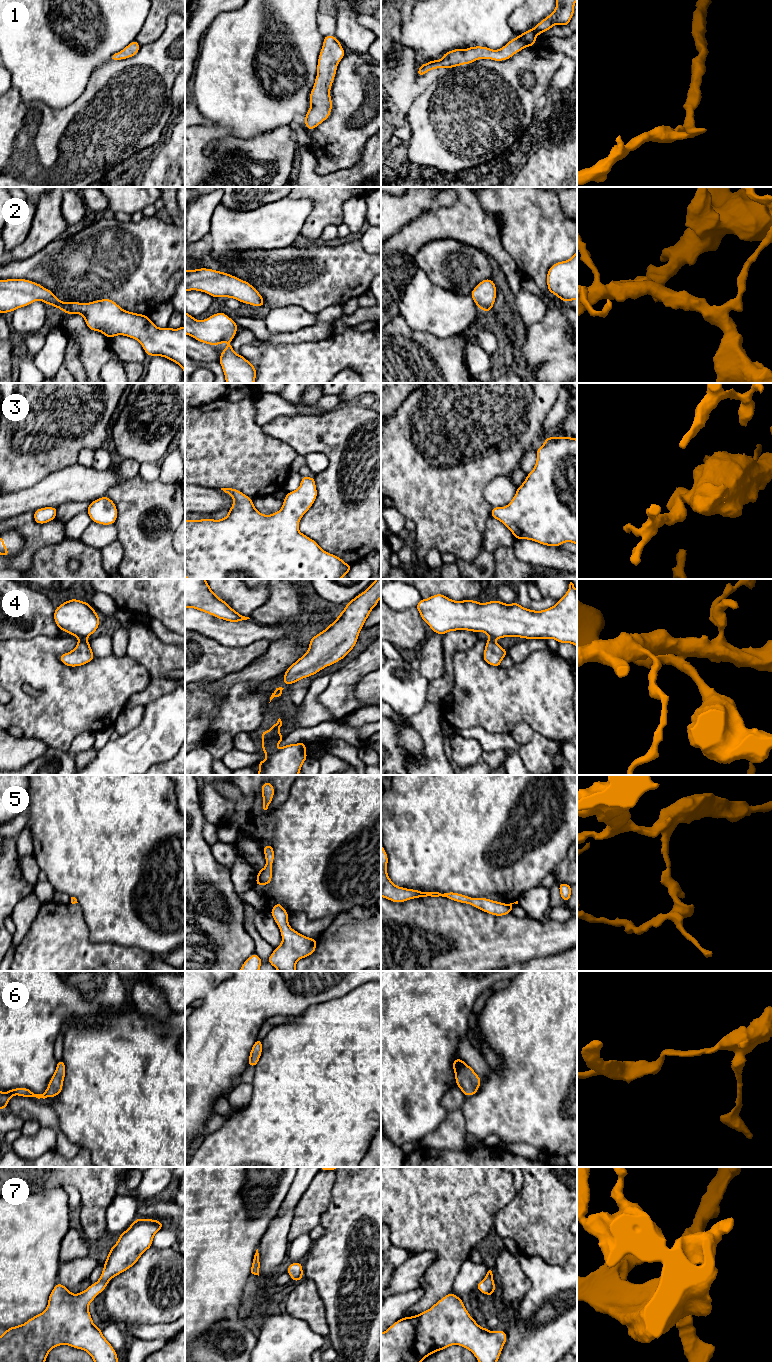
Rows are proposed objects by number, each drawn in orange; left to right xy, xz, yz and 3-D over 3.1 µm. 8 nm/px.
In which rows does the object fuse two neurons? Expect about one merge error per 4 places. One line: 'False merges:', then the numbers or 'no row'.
False merges: 4

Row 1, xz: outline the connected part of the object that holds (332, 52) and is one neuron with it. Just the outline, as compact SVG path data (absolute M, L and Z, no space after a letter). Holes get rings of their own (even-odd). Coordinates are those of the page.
M332 35L324 36L317 63L317 76L310 92L311 106L304 117L305 126L309 130L315 129L330 116L333 105L330 89L337 66L344 56L345 52L339 40Z

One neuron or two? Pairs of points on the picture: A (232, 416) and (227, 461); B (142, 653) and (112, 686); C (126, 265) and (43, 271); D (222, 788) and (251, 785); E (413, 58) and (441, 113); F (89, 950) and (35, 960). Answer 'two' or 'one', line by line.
A: one
B: two
C: one
D: two
E: two
F: one

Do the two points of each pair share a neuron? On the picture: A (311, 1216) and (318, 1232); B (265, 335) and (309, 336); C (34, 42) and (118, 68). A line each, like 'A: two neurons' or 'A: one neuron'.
A: two neurons
B: one neuron
C: two neurons

